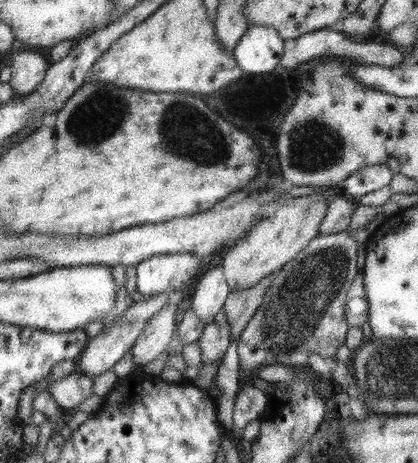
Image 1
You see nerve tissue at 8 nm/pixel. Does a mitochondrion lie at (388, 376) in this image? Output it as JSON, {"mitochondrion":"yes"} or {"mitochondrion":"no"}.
{"mitochondrion":"yes"}

